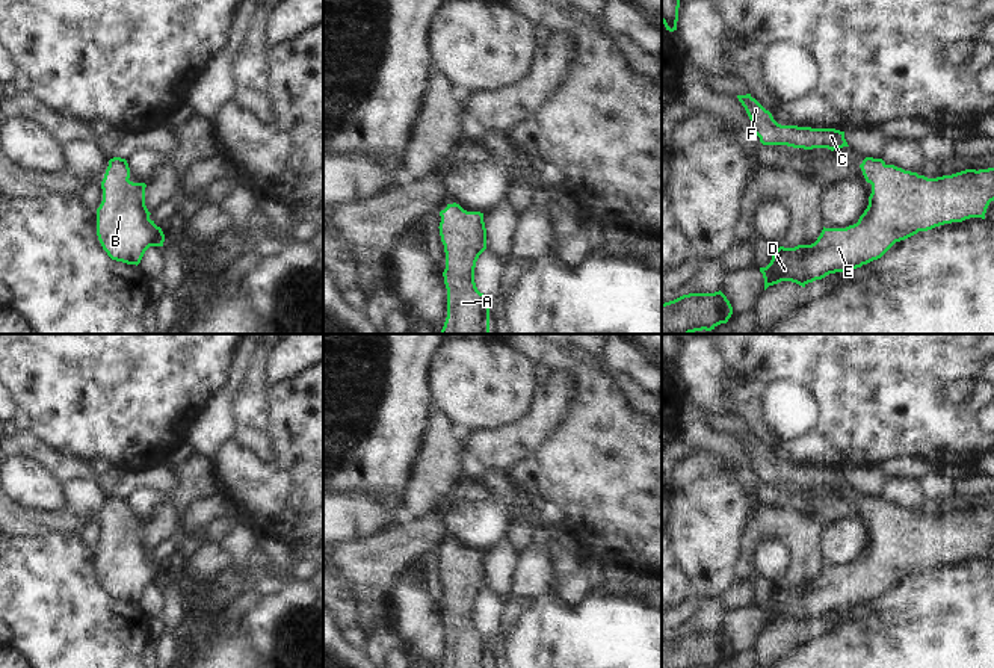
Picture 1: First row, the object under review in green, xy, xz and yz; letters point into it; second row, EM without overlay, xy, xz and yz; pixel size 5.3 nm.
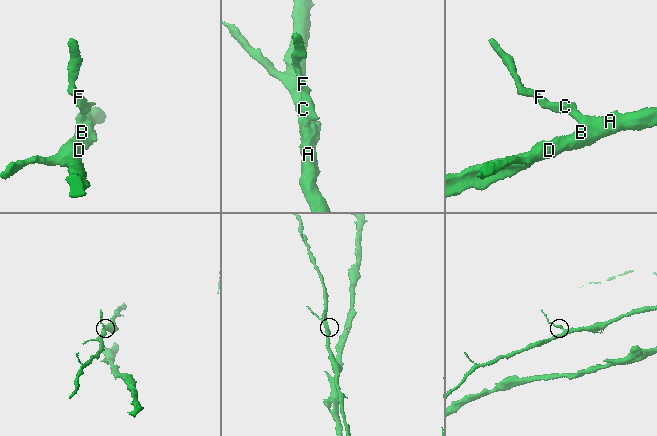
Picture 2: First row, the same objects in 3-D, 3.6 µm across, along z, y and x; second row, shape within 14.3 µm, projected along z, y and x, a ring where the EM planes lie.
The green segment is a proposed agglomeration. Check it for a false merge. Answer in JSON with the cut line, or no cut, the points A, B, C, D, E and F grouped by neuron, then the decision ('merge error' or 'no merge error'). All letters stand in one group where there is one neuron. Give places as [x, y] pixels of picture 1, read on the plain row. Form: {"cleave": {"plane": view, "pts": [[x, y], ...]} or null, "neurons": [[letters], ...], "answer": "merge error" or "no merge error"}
{"cleave": null, "neurons": [["A", "B", "C", "D", "E", "F"]], "answer": "no merge error"}

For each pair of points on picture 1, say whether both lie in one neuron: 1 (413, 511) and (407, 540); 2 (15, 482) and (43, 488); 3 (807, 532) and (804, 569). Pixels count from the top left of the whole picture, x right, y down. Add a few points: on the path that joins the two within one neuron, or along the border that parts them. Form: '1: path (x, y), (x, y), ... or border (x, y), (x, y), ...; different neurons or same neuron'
1: border (443, 504), (426, 516), (405, 520); different neurons
2: path (21, 482), (37, 488); same neuron
3: path (805, 541), (805, 559); same neuron

